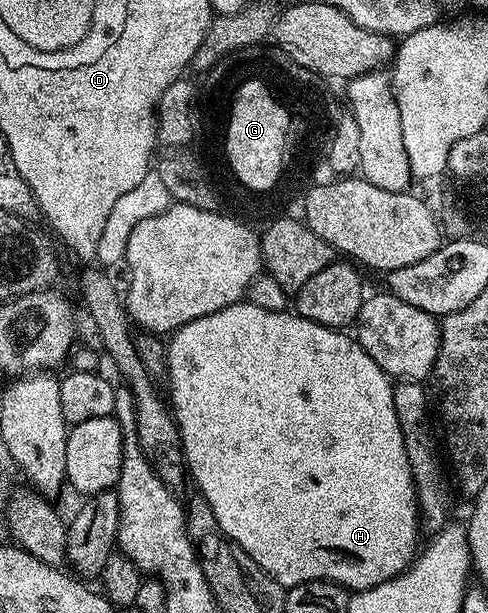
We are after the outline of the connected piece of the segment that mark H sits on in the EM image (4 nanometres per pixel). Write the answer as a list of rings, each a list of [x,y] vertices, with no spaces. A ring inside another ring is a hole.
[[[243,302],[241,304],[233,304],[224,310],[213,312],[207,316],[201,316],[198,320],[193,320],[192,323],[185,324],[185,326],[173,333],[172,340],[174,340],[174,348],[172,344],[168,352],[168,381],[170,380],[170,394],[172,396],[170,400],[174,419],[178,421],[178,432],[182,435],[182,451],[186,454],[189,479],[191,481],[195,480],[198,483],[197,491],[206,499],[208,506],[212,506],[212,514],[216,514],[216,522],[220,526],[220,530],[226,535],[226,539],[241,549],[241,551],[246,552],[252,558],[252,562],[256,562],[259,570],[265,573],[265,575],[272,577],[276,582],[280,582],[283,588],[287,590],[301,584],[307,584],[313,580],[331,580],[334,584],[340,584],[347,590],[363,592],[372,586],[380,586],[386,580],[396,578],[402,572],[405,572],[414,563],[416,553],[420,548],[420,544],[418,546],[418,532],[420,533],[418,489],[414,487],[414,475],[410,473],[410,463],[408,462],[406,447],[404,446],[404,434],[400,430],[400,422],[396,418],[394,384],[391,377],[386,375],[385,370],[380,366],[376,366],[376,362],[372,362],[372,358],[360,347],[355,337],[353,335],[346,335],[350,334],[336,328],[320,326],[316,322],[312,322],[308,318],[297,315],[290,310],[285,312],[260,310],[260,306]]]

